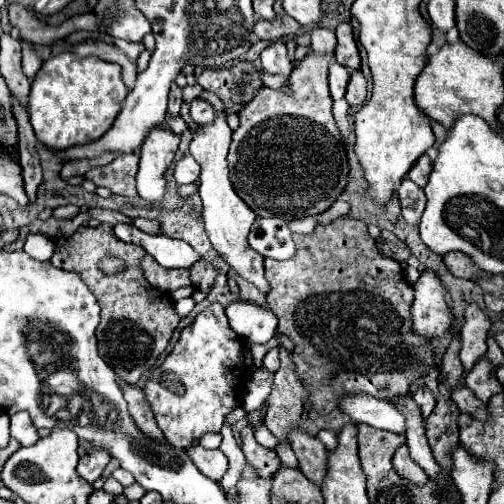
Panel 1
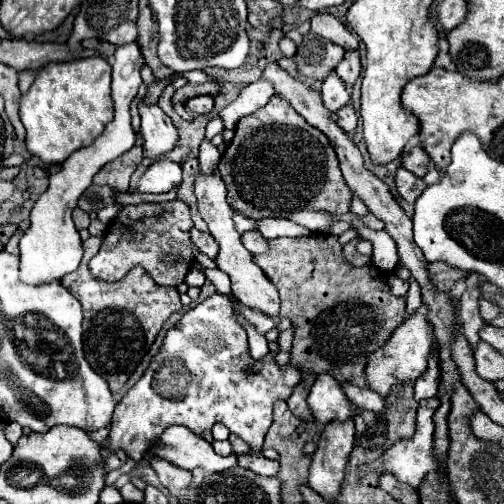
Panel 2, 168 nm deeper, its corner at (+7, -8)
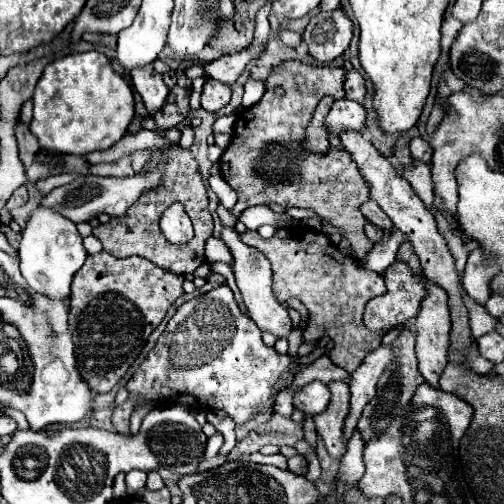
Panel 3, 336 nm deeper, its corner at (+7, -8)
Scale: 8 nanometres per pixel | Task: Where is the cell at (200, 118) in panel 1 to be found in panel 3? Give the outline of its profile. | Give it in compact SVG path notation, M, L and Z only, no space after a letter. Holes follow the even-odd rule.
M208 80L202 90L202 108L208 112L218 112L230 102L230 88L218 80Z

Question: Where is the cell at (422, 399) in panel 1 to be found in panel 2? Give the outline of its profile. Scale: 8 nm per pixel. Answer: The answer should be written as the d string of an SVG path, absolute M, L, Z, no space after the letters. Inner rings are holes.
M430 356L426 372L414 382L414 400L422 402L428 398L434 398L438 392L438 382L440 382L438 360L436 360L436 356Z

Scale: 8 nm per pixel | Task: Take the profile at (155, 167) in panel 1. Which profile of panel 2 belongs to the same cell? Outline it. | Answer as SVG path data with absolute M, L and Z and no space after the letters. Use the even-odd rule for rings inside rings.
M140 102L138 112L140 112L140 118L142 118L140 134L144 138L142 158L160 160L166 152L170 152L176 146L178 130L158 104L146 106L146 104Z

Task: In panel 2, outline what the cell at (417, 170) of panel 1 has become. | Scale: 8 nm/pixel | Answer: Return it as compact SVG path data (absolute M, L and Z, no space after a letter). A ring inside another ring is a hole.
M414 146L414 148L410 150L410 154L402 158L402 166L404 166L408 172L412 172L414 176L418 176L418 178L424 178L424 174L428 172L428 170L426 170L426 164L428 164L428 162L430 162L430 158L428 158L428 154L426 154L426 150L424 150L422 146Z

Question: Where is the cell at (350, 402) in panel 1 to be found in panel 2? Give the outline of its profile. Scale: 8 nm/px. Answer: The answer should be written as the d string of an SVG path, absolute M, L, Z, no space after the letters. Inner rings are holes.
M328 374L316 378L316 382L308 394L308 404L314 412L314 418L318 418L318 422L322 422L322 424L328 424L332 420L356 418L356 416L362 416L362 412L364 412L364 408L354 404L344 394L342 386L336 384L336 380L332 380L332 376L328 376Z

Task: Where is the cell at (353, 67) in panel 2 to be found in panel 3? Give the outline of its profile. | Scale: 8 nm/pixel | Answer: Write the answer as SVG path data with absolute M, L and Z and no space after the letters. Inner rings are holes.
M350 70L346 72L346 80L344 80L344 90L346 90L346 98L352 98L356 102L364 102L366 98L366 84L364 78L358 70Z

